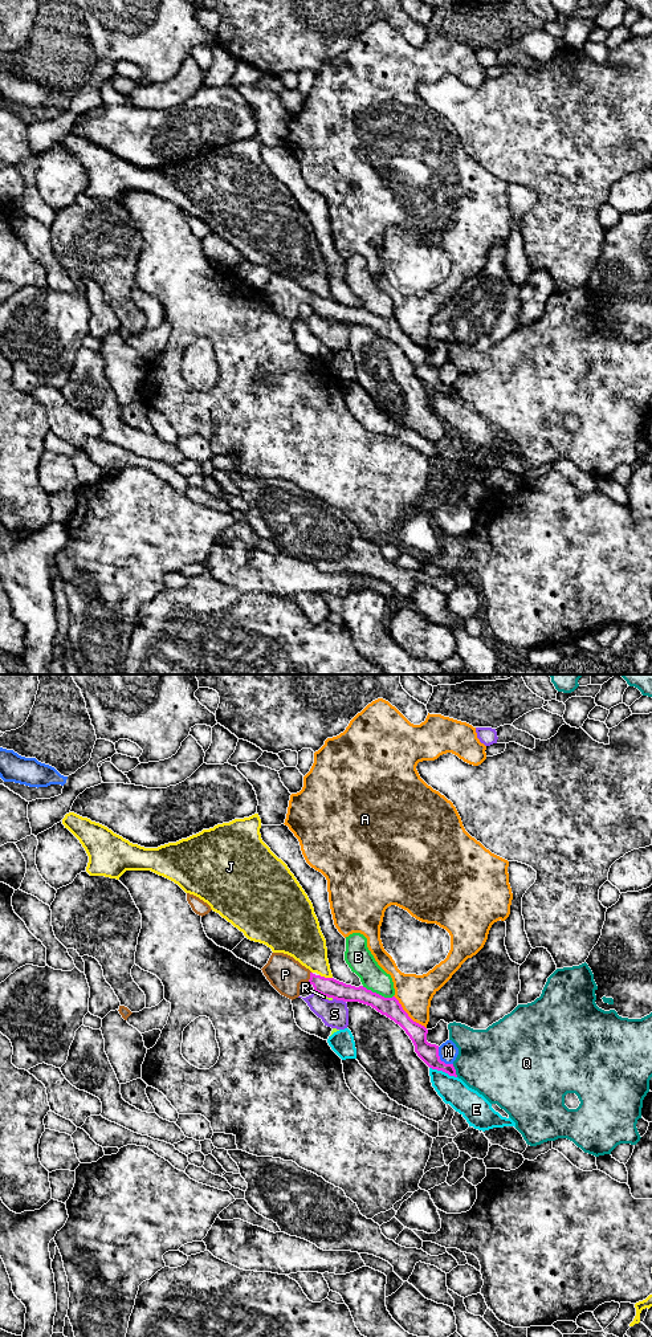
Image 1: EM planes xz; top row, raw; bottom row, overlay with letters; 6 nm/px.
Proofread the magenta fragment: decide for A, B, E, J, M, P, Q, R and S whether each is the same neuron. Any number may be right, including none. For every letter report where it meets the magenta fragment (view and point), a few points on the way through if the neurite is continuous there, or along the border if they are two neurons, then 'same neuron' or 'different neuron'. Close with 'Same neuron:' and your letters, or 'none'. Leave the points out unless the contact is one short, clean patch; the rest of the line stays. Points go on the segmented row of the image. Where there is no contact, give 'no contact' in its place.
A: xz (407, 1014) | different neuron
B: xz (378, 994) | along xz (362, 986), (384, 997), (392, 997) | different neuron
E: xz (443, 1071) | different neuron
J: xz (326, 978) | different neuron
M: xz (439, 1059) | different neuron
P: xz (310, 977) | across xz (330, 987), (322, 986), (310, 977), (285, 974) | same neuron
Q: xz (455, 1071) | different neuron
R: xz (329, 997) | along xz (324, 995), (333, 998) | different neuron
S: xz (339, 999) | along xz (333, 998), (345, 1002) | different neuron
Same neuron: P

